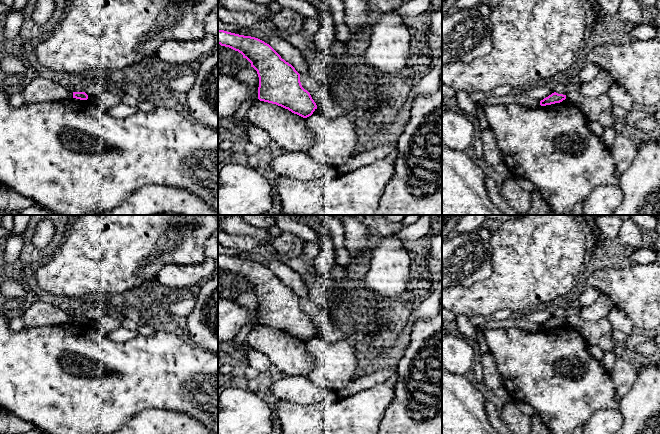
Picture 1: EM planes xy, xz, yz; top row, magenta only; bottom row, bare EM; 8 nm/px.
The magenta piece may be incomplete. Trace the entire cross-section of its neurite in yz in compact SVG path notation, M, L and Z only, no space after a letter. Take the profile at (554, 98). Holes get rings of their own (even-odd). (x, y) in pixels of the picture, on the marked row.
M554 92L551 95L549 95L548 97L541 100L540 105L546 106L546 105L555 104L555 103L560 103L565 99L566 99L566 95L558 94L558 93Z

